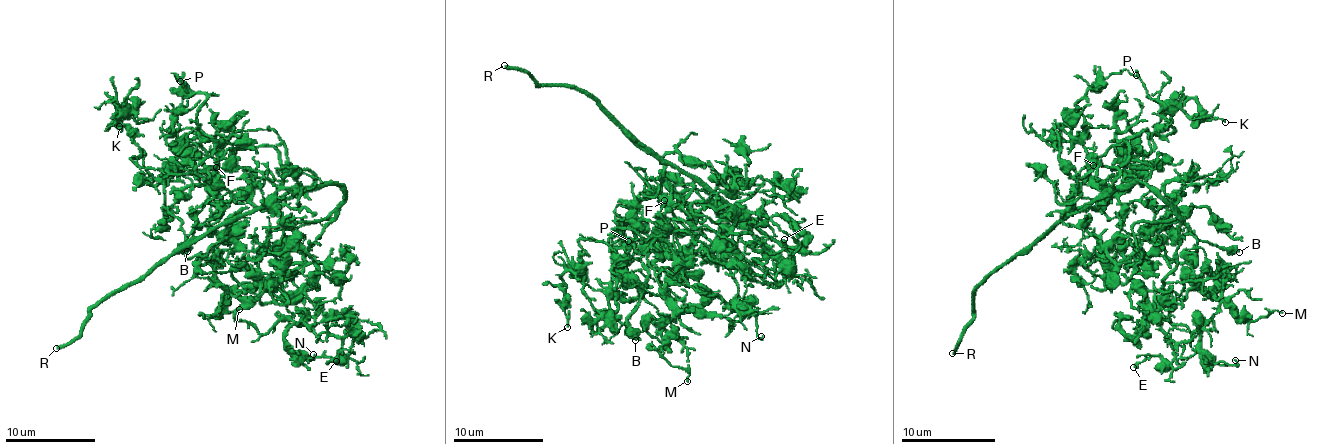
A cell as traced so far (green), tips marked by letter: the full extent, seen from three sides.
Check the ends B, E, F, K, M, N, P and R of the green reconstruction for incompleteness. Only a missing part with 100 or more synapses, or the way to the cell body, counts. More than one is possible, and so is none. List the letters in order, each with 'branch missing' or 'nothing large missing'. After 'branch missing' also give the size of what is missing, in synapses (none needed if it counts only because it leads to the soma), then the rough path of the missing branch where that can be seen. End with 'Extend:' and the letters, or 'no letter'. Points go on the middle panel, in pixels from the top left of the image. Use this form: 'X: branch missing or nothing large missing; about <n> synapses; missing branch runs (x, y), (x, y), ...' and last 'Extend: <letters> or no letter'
B: nothing large missing
E: nothing large missing
F: nothing large missing
K: nothing large missing
M: nothing large missing
N: nothing large missing
P: nothing large missing
R: branch missing
Extend: R

